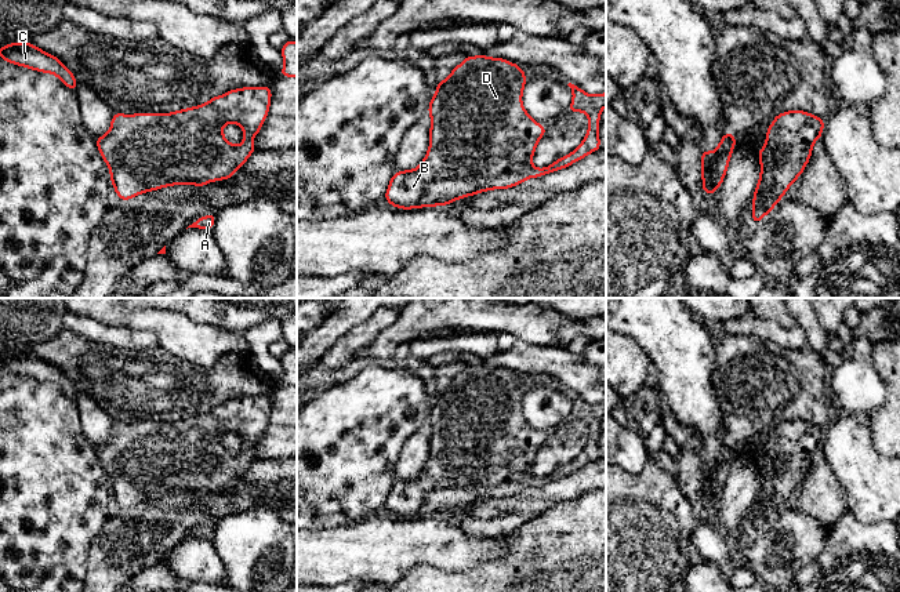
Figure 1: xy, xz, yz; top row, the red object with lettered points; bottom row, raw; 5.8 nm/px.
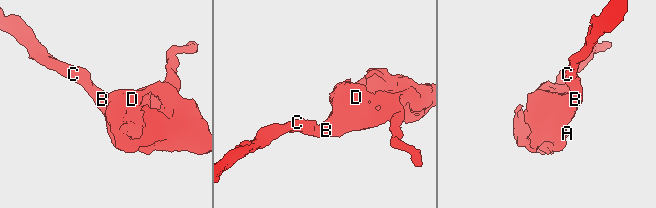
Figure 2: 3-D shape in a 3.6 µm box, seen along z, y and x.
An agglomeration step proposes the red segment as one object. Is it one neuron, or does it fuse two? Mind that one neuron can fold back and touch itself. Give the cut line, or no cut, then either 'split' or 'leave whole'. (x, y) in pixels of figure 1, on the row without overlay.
no cut; leave whole

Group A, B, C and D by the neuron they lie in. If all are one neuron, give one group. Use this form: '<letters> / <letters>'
A B C D

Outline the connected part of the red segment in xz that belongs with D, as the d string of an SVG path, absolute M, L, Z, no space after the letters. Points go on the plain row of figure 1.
M486 364L465 366L447 388L438 392L436 403L431 407L429 458L422 472L414 479L396 480L384 508L403 519L446 515L467 505L509 498L527 487L555 482L600 458L599 426L606 415L606 402L591 404L569 392L573 411L567 420L588 424L588 442L570 464L559 466L548 476L536 477L531 468L537 451L548 437L541 436L523 417L525 393L526 382L516 373Z

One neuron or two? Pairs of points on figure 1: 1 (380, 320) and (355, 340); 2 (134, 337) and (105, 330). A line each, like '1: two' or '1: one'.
1: one
2: one

